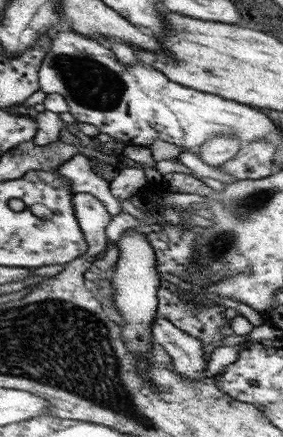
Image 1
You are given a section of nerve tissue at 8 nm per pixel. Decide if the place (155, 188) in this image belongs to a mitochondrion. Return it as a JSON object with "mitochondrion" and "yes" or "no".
{"mitochondrion":"no"}

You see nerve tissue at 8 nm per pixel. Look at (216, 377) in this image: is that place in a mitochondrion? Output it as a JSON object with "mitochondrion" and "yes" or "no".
{"mitochondrion":"no"}

